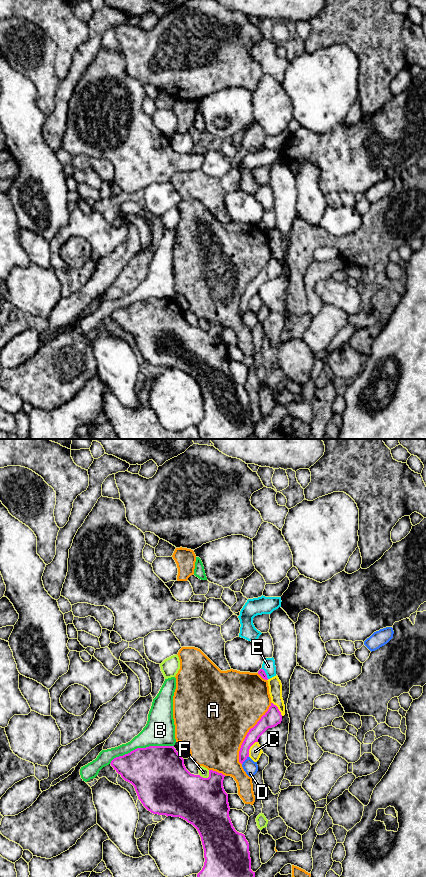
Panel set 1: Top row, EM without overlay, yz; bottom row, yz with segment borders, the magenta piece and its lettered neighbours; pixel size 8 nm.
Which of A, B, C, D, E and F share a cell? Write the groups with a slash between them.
A / B / C / D / E / F

